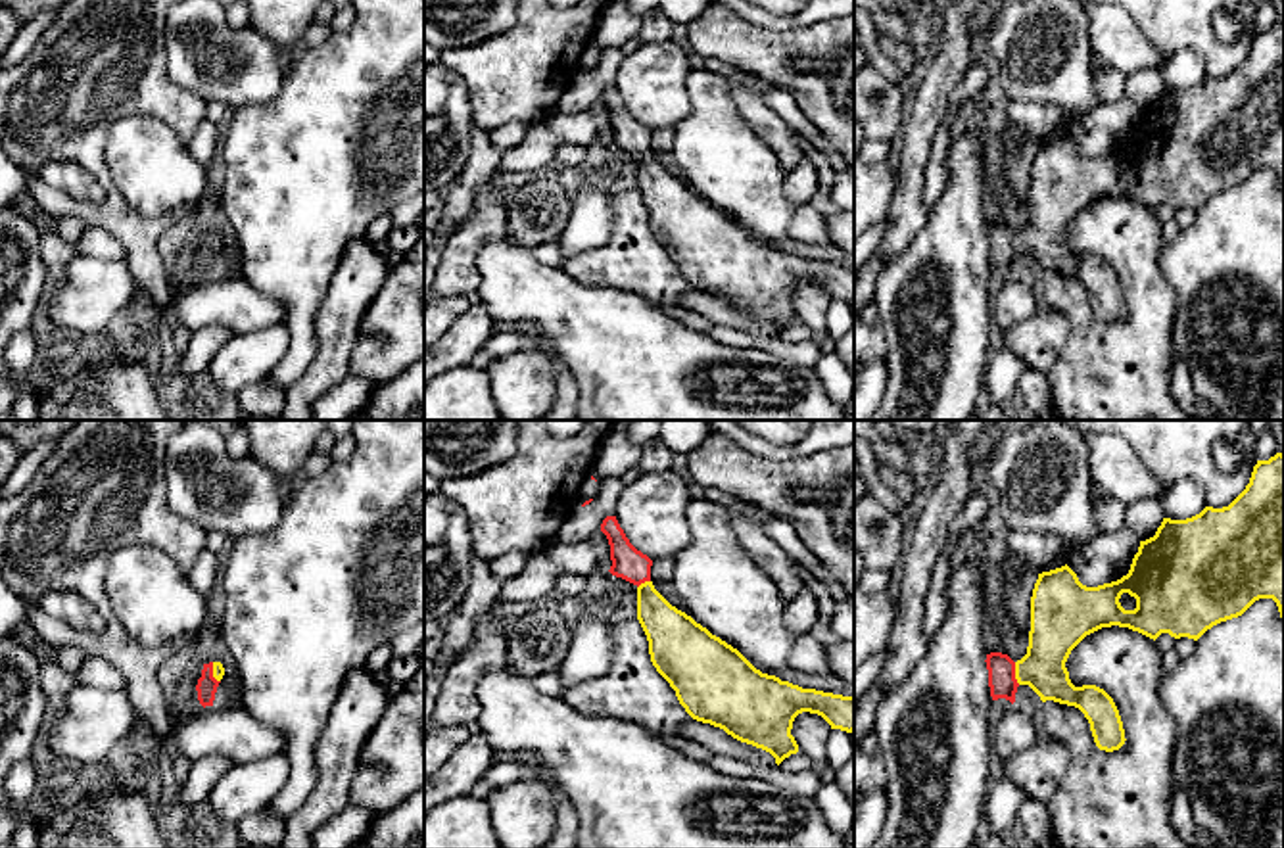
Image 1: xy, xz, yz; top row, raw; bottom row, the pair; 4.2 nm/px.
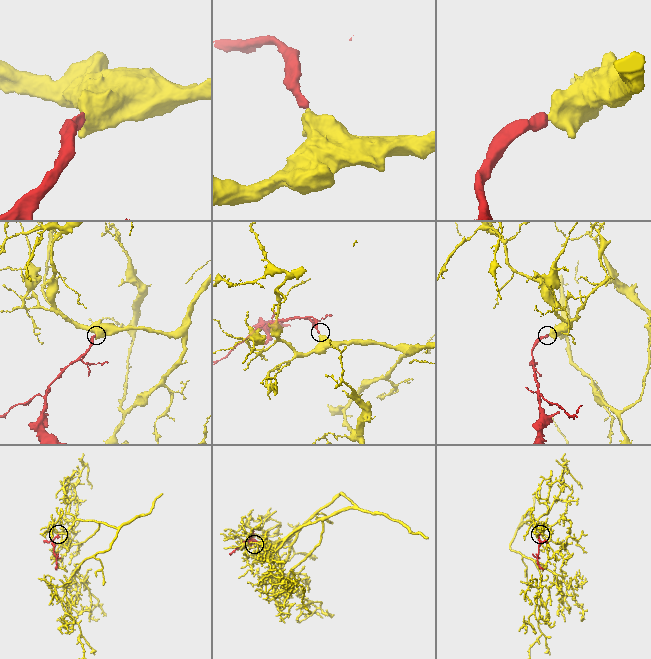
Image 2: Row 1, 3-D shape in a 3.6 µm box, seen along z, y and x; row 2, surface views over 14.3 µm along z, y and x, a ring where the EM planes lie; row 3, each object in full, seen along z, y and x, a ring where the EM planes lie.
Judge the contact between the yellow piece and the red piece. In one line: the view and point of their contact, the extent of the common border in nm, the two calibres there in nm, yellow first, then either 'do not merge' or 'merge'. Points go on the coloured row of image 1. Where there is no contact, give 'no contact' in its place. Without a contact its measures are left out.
yz (1016, 674) | 100 nm | 220/120 nm | merge

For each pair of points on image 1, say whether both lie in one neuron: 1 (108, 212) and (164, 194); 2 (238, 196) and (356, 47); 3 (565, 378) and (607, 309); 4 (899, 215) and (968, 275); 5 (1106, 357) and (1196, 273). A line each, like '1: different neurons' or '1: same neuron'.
1: different neurons
2: same neuron
3: different neurons
4: different neurons
5: different neurons

